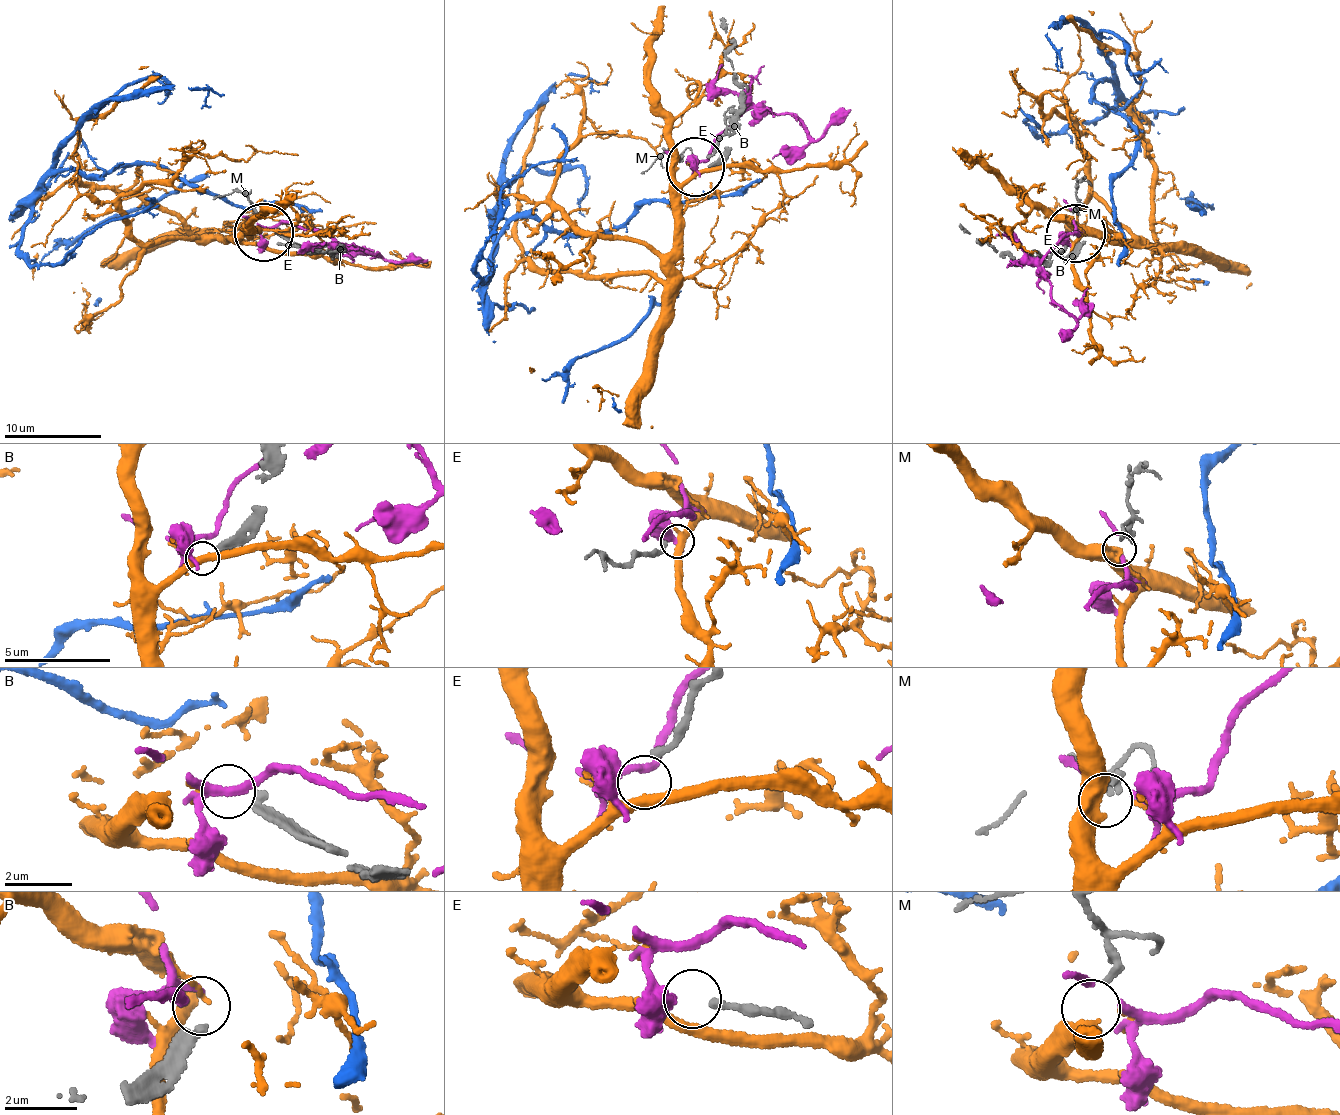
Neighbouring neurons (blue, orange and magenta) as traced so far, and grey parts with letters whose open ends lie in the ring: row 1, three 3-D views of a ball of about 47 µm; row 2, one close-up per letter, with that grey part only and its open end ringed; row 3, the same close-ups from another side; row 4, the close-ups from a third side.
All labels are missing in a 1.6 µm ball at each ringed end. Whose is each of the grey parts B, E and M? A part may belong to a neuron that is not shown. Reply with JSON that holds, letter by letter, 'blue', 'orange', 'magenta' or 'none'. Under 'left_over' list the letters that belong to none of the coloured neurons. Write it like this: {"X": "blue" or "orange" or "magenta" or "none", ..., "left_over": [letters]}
{"B": "none", "E": "none", "M": "orange", "left_over": ["B", "E"]}

